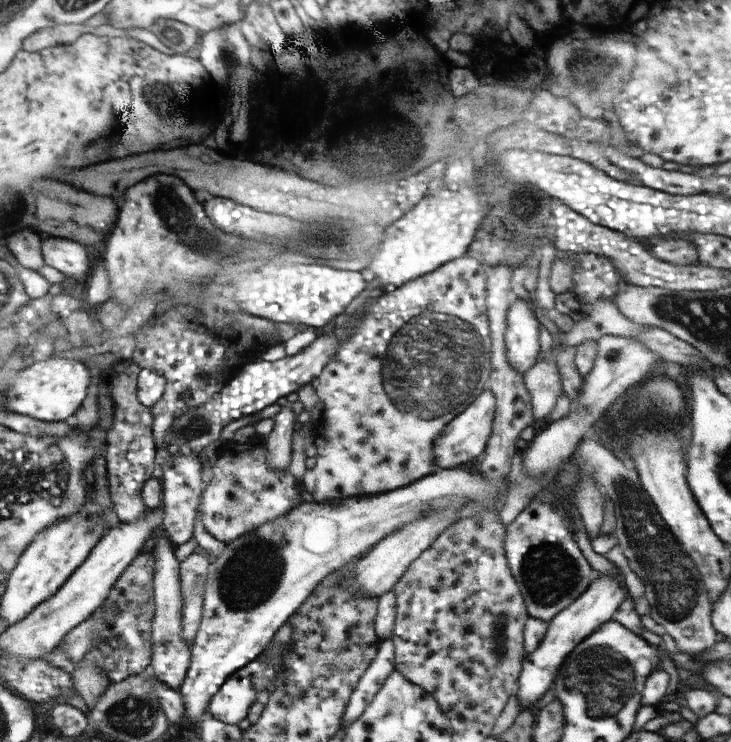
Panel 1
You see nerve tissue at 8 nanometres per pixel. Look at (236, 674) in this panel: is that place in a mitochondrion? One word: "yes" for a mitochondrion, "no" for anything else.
no

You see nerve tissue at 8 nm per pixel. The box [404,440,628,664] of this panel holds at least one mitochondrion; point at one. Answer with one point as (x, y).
(548, 573)

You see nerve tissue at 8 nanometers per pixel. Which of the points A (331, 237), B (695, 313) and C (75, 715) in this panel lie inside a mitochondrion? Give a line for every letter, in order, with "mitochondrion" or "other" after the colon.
A: mitochondrion
B: mitochondrion
C: other

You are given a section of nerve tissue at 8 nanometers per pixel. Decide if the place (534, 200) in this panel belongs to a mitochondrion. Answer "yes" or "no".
no

